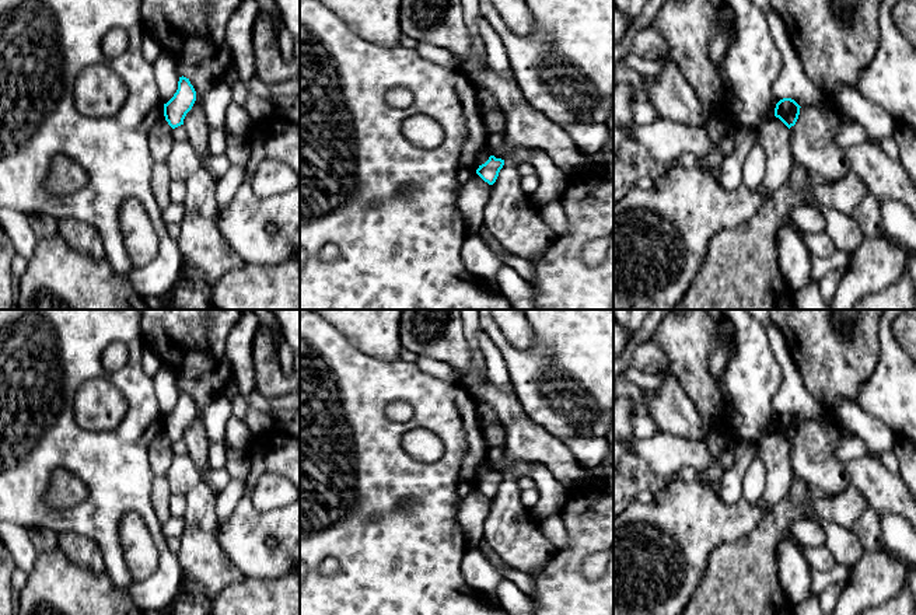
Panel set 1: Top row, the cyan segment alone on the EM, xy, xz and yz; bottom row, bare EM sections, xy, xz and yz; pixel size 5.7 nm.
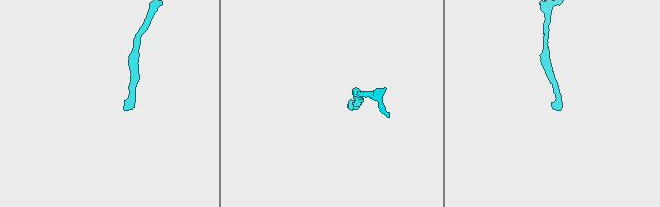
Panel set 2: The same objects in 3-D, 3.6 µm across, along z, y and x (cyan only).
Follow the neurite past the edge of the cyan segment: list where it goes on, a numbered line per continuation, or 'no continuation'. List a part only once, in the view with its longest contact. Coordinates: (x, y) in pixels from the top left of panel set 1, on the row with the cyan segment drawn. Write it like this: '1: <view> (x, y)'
no continuation

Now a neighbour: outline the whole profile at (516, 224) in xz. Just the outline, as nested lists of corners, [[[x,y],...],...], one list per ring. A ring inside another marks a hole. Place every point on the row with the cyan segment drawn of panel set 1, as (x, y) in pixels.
[[[504,160],[483,210],[483,226],[507,254],[535,262],[545,255],[556,234],[527,202],[517,167],[517,161]]]

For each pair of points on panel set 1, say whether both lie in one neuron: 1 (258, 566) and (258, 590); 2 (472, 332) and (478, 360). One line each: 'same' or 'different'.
1: different
2: same

